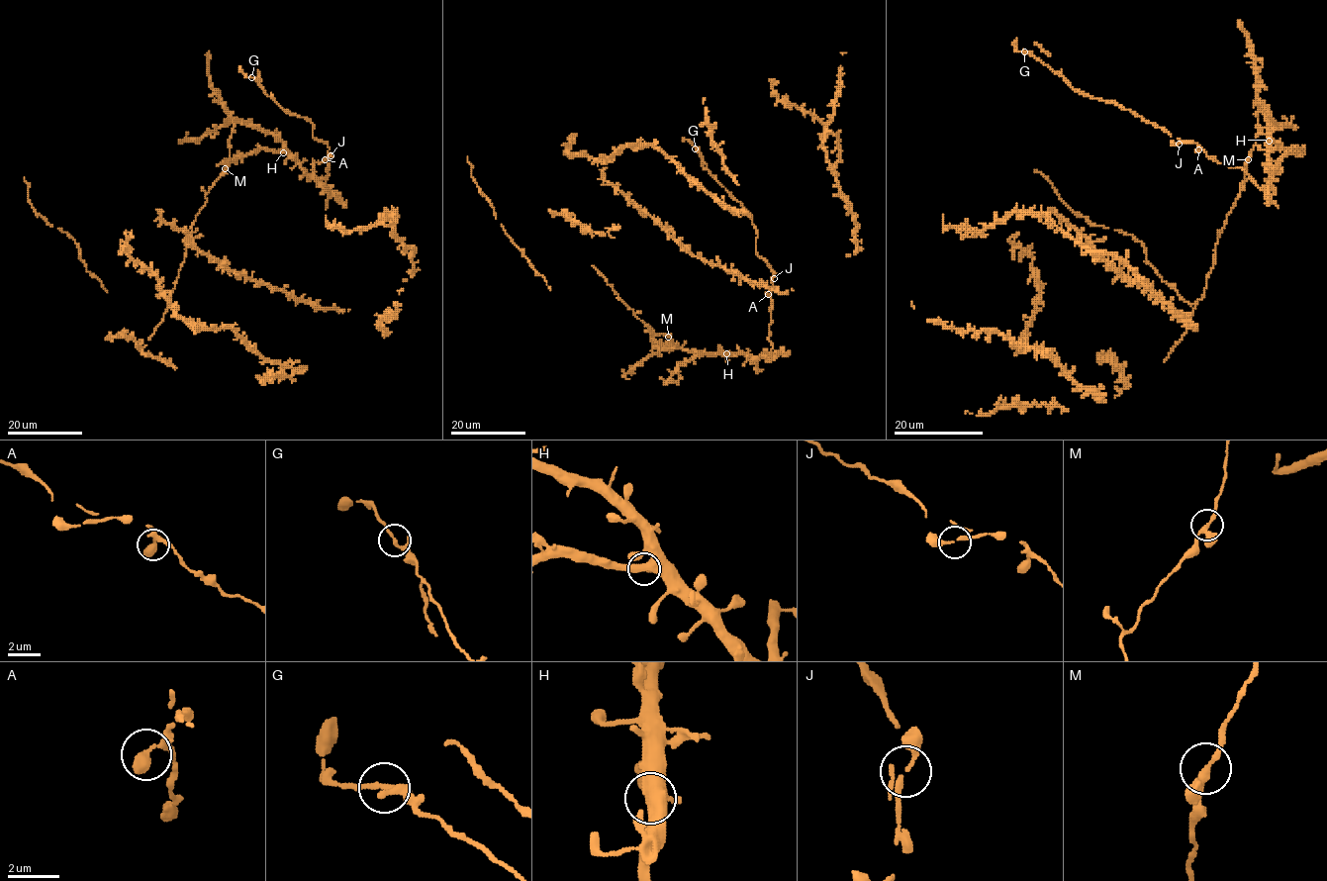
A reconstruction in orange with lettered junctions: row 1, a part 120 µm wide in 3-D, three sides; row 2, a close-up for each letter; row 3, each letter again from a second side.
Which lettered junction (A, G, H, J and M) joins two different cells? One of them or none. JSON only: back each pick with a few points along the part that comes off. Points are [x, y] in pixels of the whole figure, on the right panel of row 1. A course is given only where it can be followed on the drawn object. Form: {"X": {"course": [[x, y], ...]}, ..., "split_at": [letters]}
{"split_at": []}

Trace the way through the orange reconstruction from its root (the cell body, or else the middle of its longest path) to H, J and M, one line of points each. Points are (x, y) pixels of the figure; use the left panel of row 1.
H: (167, 305), (191, 225), (227, 165), (234, 124), (270, 132), (283, 144), (283, 152)
J: (167, 305), (191, 225), (227, 165), (236, 122), (270, 132), (328, 195), (325, 182), (330, 155)
M: (167, 305), (185, 259), (191, 225), (206, 203), (209, 188), (226, 168)

